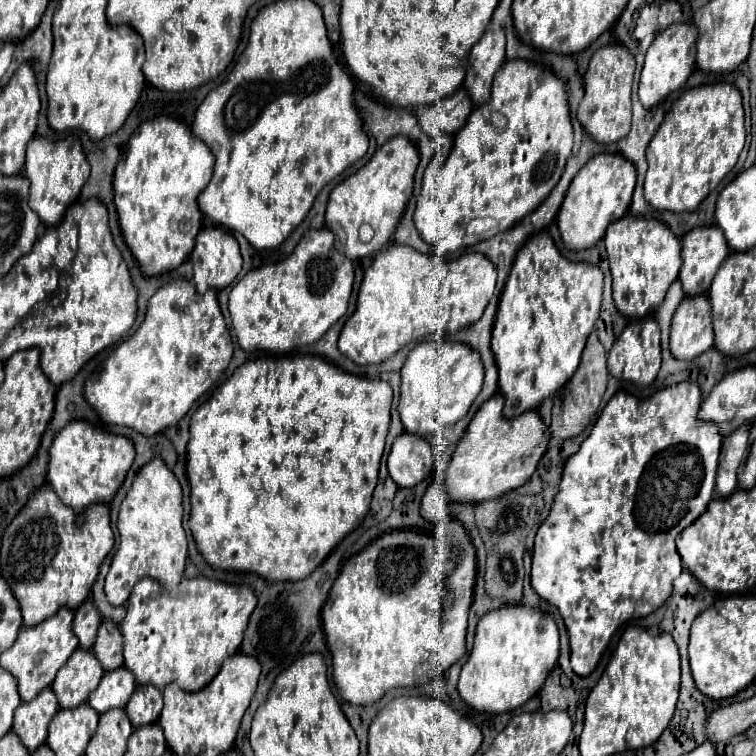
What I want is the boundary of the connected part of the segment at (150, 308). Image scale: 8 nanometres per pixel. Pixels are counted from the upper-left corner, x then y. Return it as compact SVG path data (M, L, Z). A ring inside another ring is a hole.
M175 279L163 285L147 305L143 323L129 335L105 361L93 371L83 387L85 401L99 413L107 425L125 425L145 437L153 437L167 427L177 425L191 405L221 377L233 355L231 333L227 331L223 313L219 309L217 291L211 289L205 295L195 291L195 285L185 279ZM197 357L197 367L189 365L189 359Z

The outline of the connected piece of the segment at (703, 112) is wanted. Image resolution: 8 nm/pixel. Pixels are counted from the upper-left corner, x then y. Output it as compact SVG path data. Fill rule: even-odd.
M709 83L685 91L665 115L651 147L647 147L647 177L645 177L645 199L653 209L665 209L673 213L695 211L699 203L719 185L719 181L733 169L737 157L745 145L743 127L743 105L741 93L729 83Z

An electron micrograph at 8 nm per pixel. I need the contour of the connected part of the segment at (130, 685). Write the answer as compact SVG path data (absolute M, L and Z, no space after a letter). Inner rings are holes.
M119 667L103 675L99 687L89 695L89 705L99 715L115 707L123 709L133 691L135 691L135 677L125 667Z

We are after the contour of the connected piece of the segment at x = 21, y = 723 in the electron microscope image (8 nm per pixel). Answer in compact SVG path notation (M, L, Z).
M47 687L43 695L37 695L35 699L31 699L31 703L21 703L21 707L15 711L13 731L29 753L33 753L37 747L45 743L47 725L57 713L57 709L57 697Z

